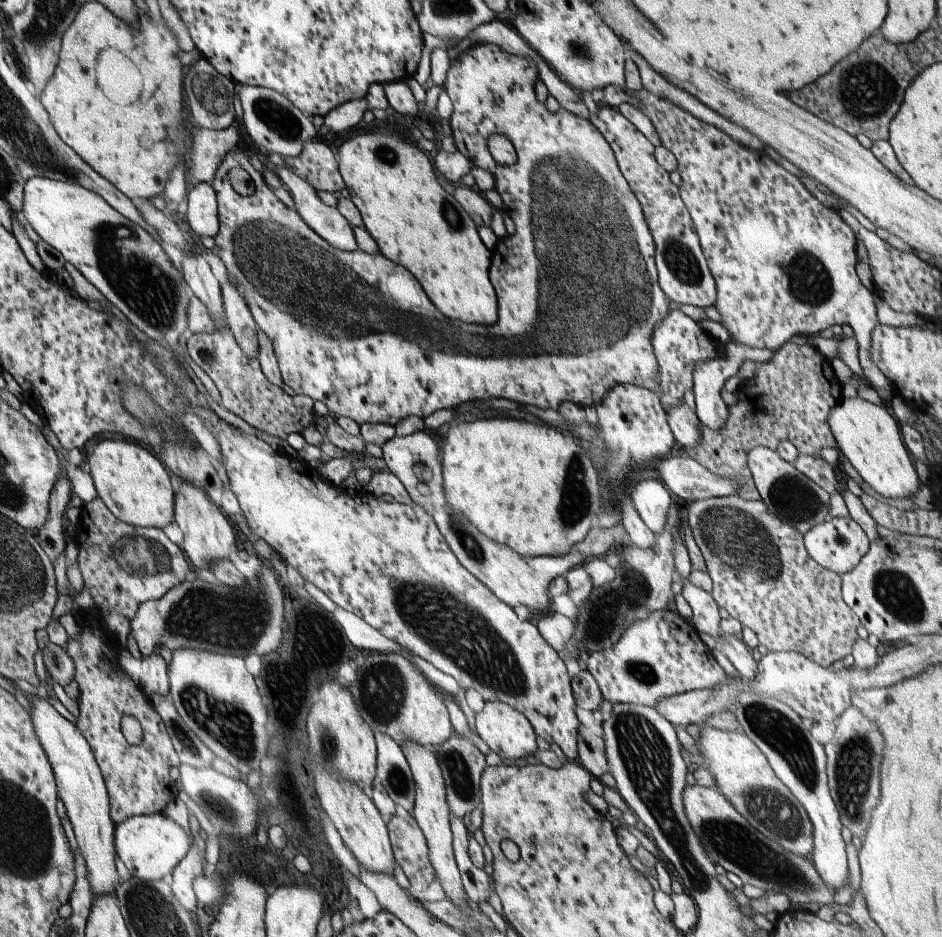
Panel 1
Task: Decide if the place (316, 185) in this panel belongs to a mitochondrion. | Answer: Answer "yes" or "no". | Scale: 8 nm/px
no

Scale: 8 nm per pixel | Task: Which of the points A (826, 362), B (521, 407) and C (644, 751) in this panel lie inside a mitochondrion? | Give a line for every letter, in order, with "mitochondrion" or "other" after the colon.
A: other
B: other
C: mitochondrion

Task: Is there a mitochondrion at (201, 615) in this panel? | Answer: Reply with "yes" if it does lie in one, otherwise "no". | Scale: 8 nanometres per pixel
yes

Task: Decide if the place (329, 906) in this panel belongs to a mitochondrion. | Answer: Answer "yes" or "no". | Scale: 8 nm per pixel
no

